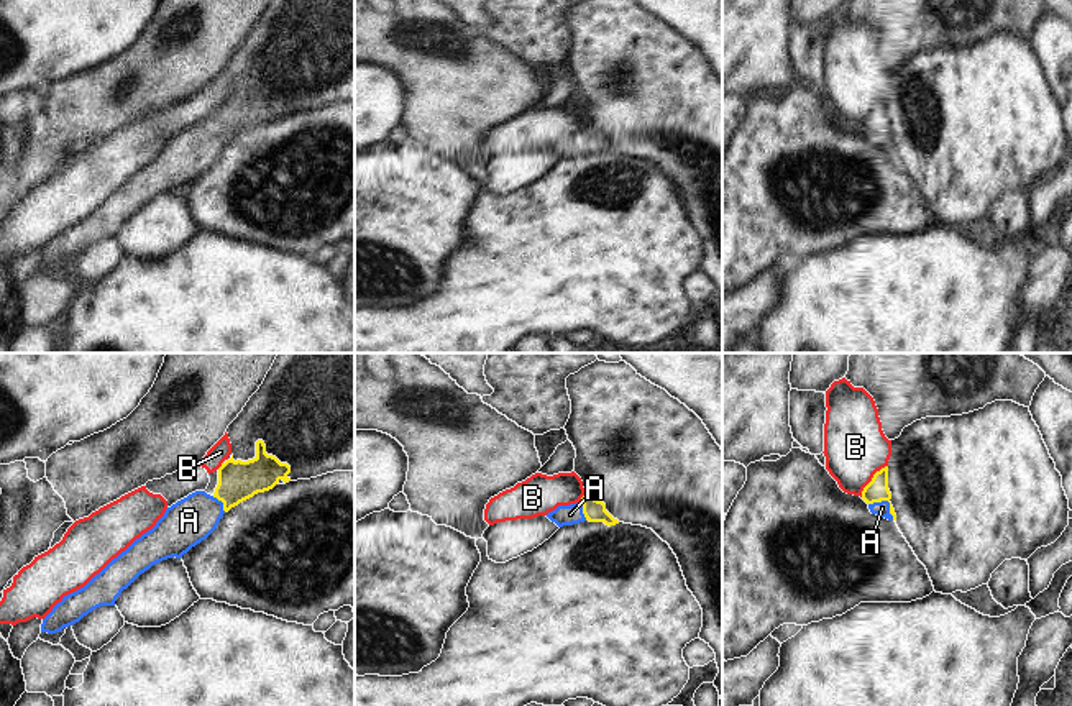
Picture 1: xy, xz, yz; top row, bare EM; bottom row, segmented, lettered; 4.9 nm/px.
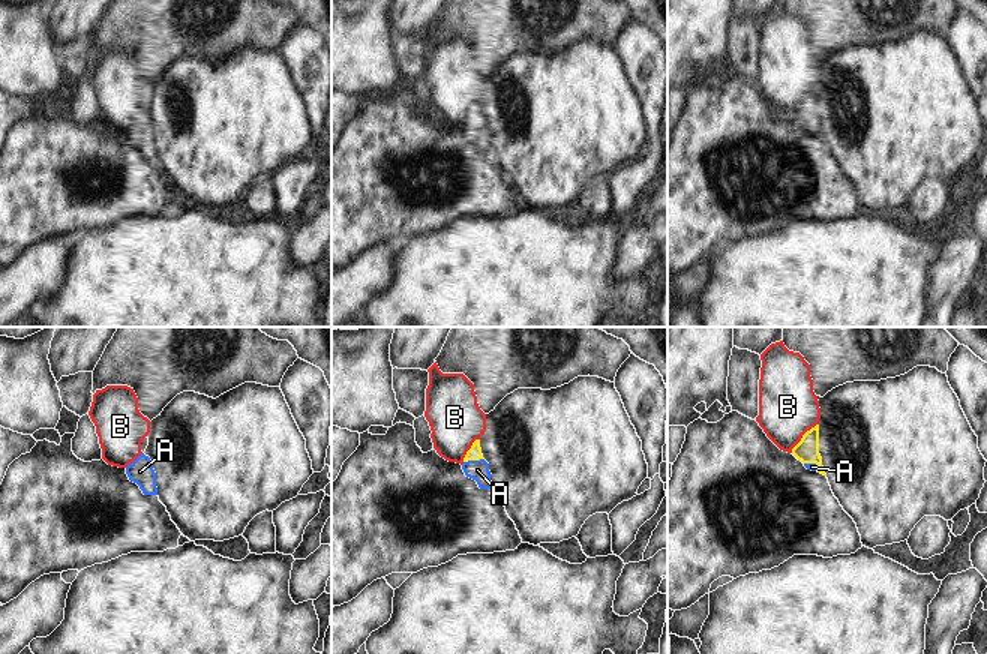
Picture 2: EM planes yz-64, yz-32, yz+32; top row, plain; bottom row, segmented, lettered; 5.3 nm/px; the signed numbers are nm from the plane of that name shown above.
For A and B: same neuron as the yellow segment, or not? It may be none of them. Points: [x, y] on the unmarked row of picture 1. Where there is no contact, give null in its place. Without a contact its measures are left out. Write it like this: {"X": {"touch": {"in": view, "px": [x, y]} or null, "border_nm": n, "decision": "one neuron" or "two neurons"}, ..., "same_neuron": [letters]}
{"A": {"touch": {"in": "yz", "px": [887, 132]}, "border_nm": 150, "decision": "one neuron"}, "B": {"touch": {"in": "yz", "px": [872, 112]}, "border_nm": 200, "decision": "two neurons"}, "same_neuron": ["A"]}

